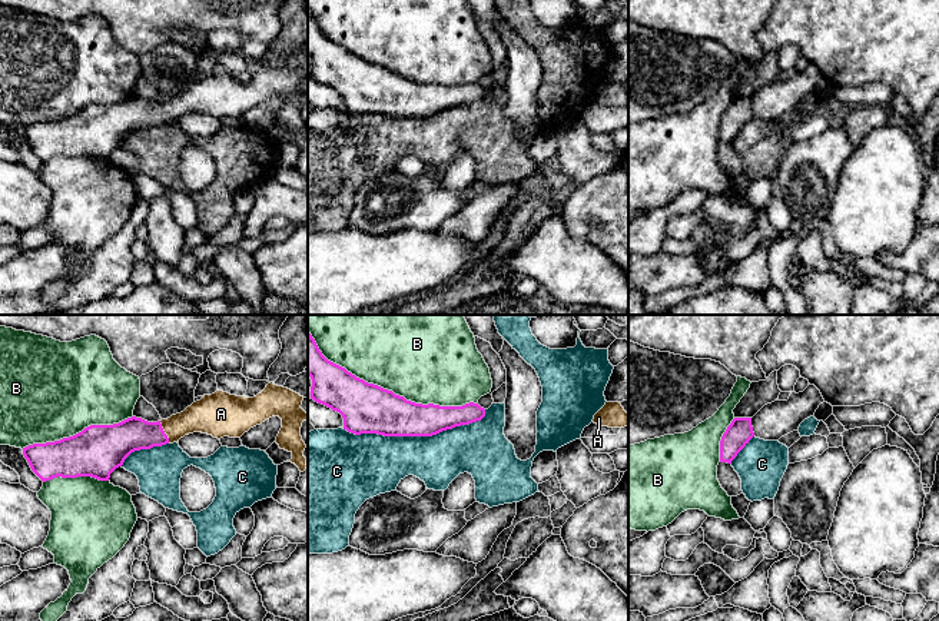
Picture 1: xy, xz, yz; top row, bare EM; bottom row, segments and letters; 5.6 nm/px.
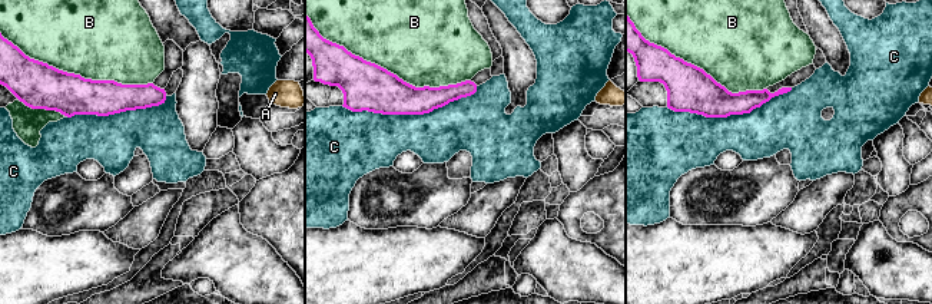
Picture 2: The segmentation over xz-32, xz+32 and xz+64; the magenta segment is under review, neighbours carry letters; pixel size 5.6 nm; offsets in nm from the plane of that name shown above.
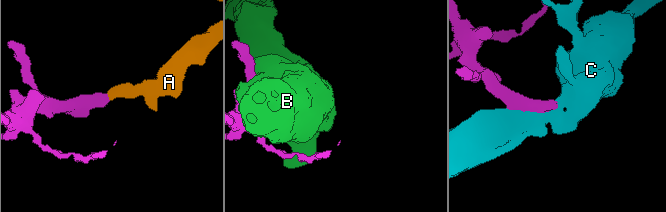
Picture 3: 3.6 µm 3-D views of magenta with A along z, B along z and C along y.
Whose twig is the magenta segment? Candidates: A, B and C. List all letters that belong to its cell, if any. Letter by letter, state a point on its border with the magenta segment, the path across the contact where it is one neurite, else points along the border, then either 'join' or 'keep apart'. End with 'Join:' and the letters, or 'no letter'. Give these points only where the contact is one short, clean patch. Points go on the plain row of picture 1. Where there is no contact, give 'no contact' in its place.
A: xy (163, 112) | across xy (133, 113), (163, 112), (203, 95) | join
B: xz (387, 69) | keep apart
C: xz (415, 115) | keep apart
Join: A

